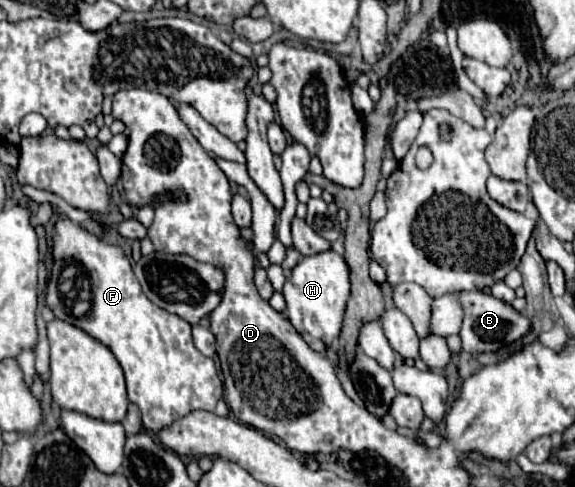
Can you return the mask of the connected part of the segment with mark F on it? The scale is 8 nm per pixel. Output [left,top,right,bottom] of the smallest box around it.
[45,217,223,421]

